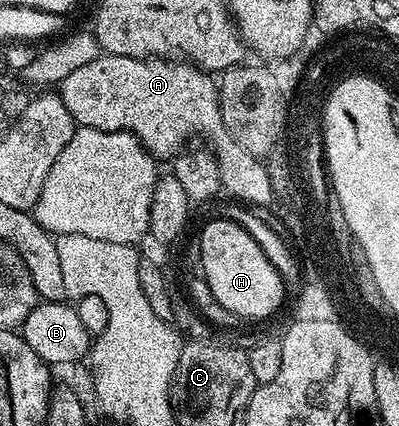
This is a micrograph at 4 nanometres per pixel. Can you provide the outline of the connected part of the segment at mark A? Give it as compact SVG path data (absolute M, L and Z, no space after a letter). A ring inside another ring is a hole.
M99 54L92 62L87 62L85 66L79 66L73 74L68 74L68 78L64 78L62 83L57 85L56 94L64 102L64 106L68 106L68 114L72 114L72 118L77 127L108 132L130 132L139 140L143 147L146 148L146 151L159 161L166 159L169 161L171 158L177 157L179 153L185 149L182 147L184 147L197 132L210 132L214 127L217 129L222 123L222 111L218 105L218 85L215 77L211 75L211 73L199 68L197 64L193 62L183 62L178 58L151 58L141 60L140 58L128 58L127 56Z

